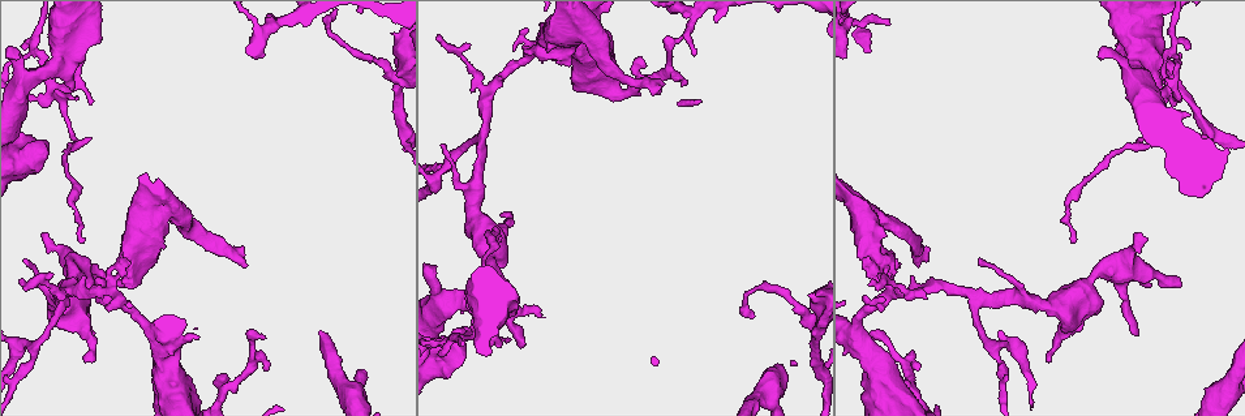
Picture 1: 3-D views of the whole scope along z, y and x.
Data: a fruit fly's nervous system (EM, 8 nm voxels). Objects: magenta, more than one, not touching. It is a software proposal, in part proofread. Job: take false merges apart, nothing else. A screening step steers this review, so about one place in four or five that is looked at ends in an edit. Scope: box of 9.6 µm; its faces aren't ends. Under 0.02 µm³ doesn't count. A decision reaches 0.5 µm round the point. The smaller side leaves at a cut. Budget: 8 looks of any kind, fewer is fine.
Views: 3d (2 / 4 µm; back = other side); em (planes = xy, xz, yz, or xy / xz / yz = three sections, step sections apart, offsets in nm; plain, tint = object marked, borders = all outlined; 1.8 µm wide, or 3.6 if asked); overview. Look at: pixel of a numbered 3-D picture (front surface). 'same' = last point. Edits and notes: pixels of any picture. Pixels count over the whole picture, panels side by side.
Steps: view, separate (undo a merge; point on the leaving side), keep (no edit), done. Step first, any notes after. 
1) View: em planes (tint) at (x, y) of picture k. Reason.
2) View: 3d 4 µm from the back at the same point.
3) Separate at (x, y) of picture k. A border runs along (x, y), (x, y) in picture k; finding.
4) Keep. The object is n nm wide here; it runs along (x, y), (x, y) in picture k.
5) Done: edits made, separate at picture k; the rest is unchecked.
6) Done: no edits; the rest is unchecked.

View: 3d 4 µm at (163, 213) of picture 1. Side arm on a straight run.

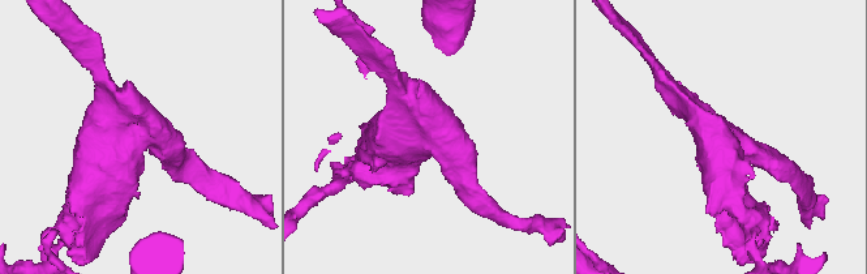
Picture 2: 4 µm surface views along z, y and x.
View: em planes (plain) at (425, 138) of picture 2. Shape alone is not enough.

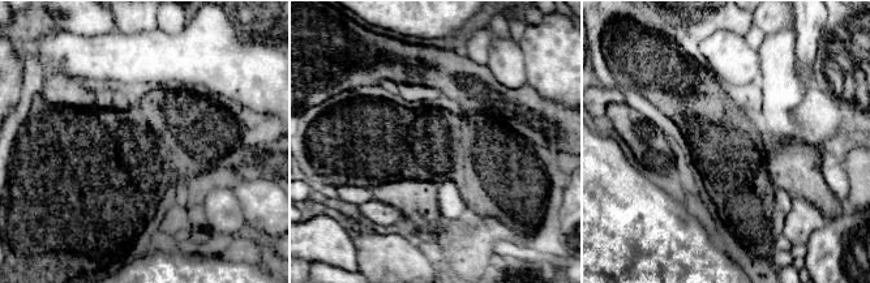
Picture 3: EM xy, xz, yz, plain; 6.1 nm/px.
View: em planes (tint) at the same point.

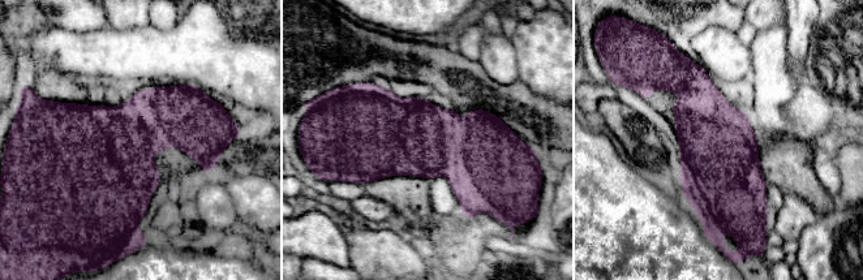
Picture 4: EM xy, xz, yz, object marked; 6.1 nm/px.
Keep. The object is 480 nm wide here; all the same neuron.

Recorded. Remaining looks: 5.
View: em planes (tint) at (163, 342) of picture 1. Arms run side by side.

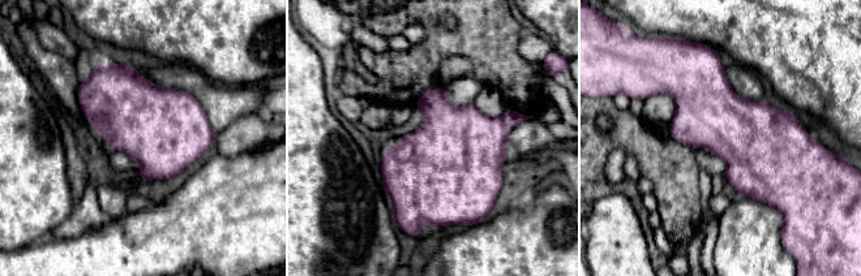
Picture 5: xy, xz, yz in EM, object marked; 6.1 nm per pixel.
Keep. Continuous, no second neuron.

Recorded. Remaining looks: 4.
View: em planes (tint) at (810, 315) of picture 1. Sudden change in width.

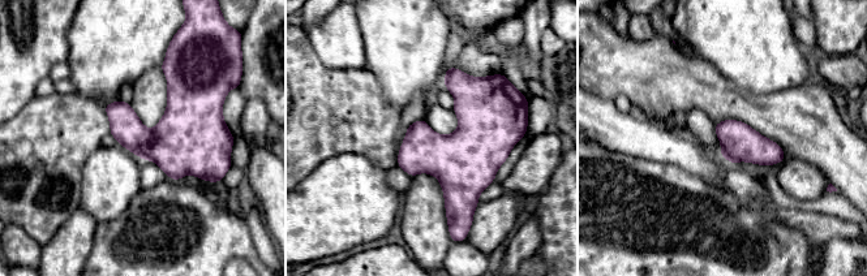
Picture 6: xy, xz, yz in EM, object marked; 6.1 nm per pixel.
Keep. The object is 240 nm wide here; one neuron here.

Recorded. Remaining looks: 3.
Done: no edits; the rest is unchecked.

